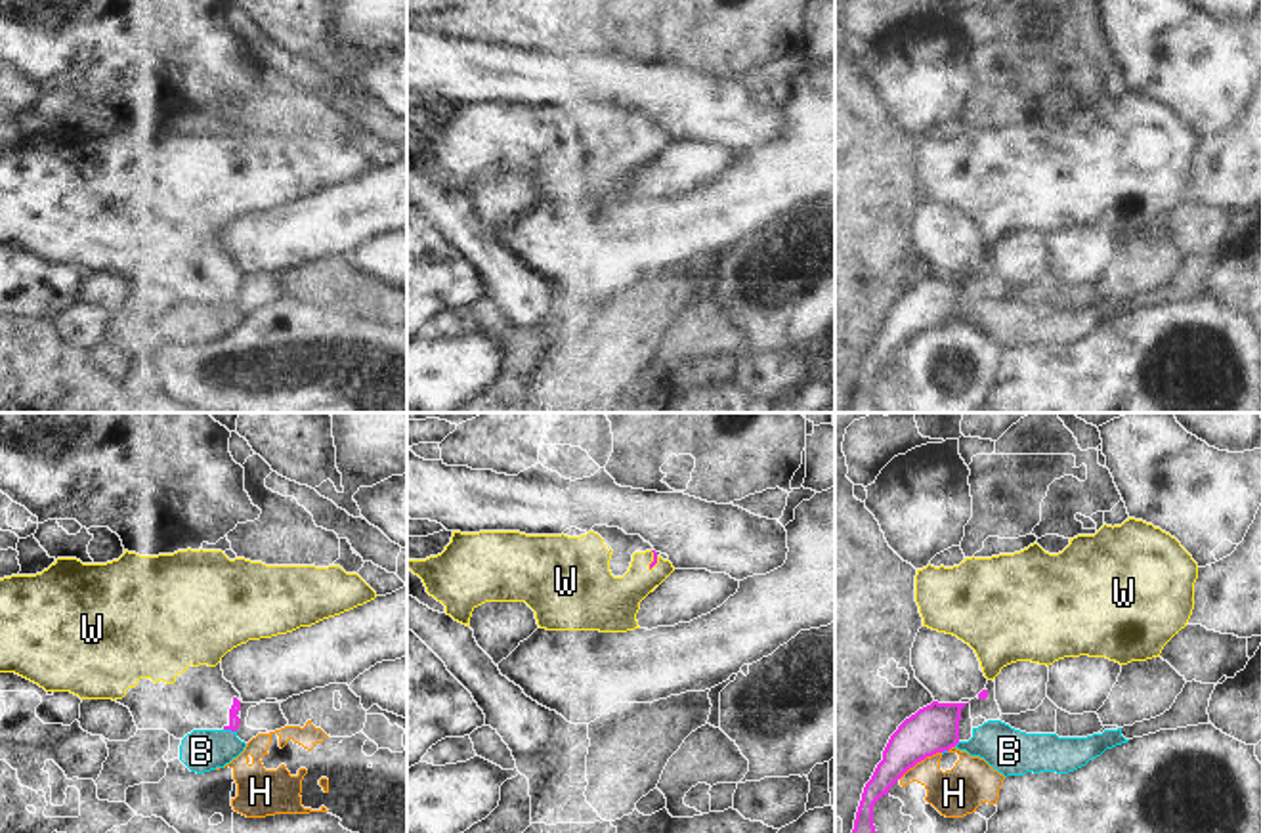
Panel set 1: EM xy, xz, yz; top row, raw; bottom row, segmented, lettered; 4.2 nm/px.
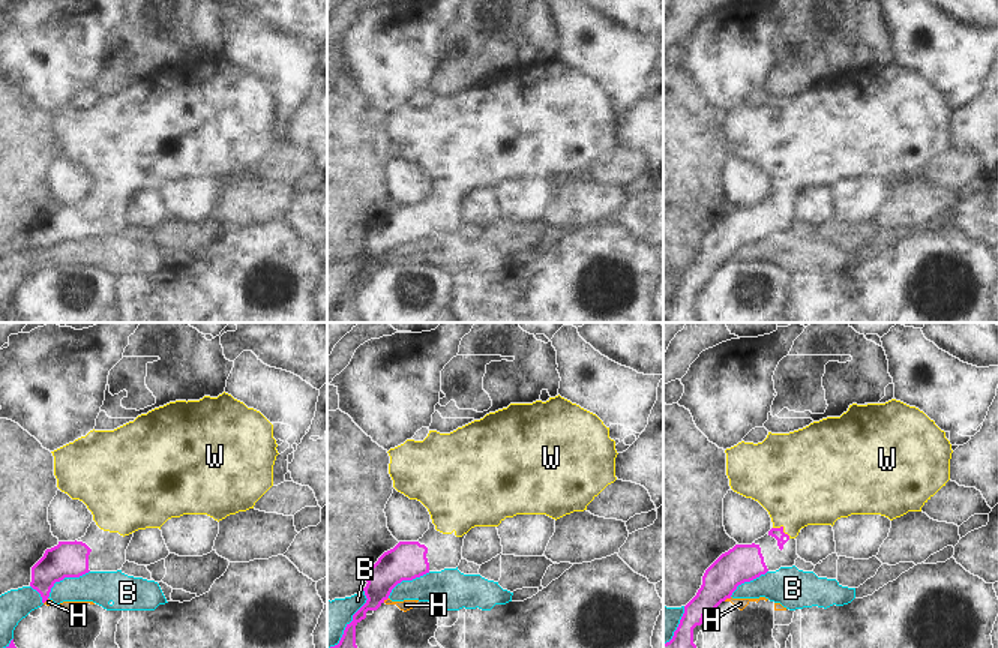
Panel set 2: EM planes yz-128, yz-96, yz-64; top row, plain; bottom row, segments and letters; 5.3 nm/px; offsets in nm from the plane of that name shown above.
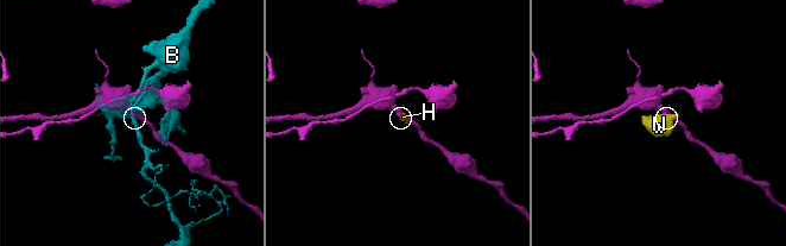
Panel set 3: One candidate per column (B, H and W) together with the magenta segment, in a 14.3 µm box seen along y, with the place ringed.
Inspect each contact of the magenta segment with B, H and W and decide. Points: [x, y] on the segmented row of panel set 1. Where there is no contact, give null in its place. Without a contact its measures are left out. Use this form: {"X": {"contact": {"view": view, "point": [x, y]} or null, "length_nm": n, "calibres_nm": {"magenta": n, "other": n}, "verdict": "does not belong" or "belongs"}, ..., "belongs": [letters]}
{"B": {"contact": {"view": "xy", "point": [230, 728]}, "length_nm": 60, "calibres_nm": {"magenta": 50, "other": 180}, "verdict": "does not belong"}, "H": {"contact": {"view": "yz", "point": [919, 761]}, "length_nm": 220, "calibres_nm": {"magenta": 200, "other": 200}, "verdict": "does not belong"}, "W": {"contact": {"view": "xz", "point": [654, 560]}, "length_nm": 90, "calibres_nm": {"magenta": 20, "other": 220}, "verdict": "belongs"}, "belongs": ["W"]}

